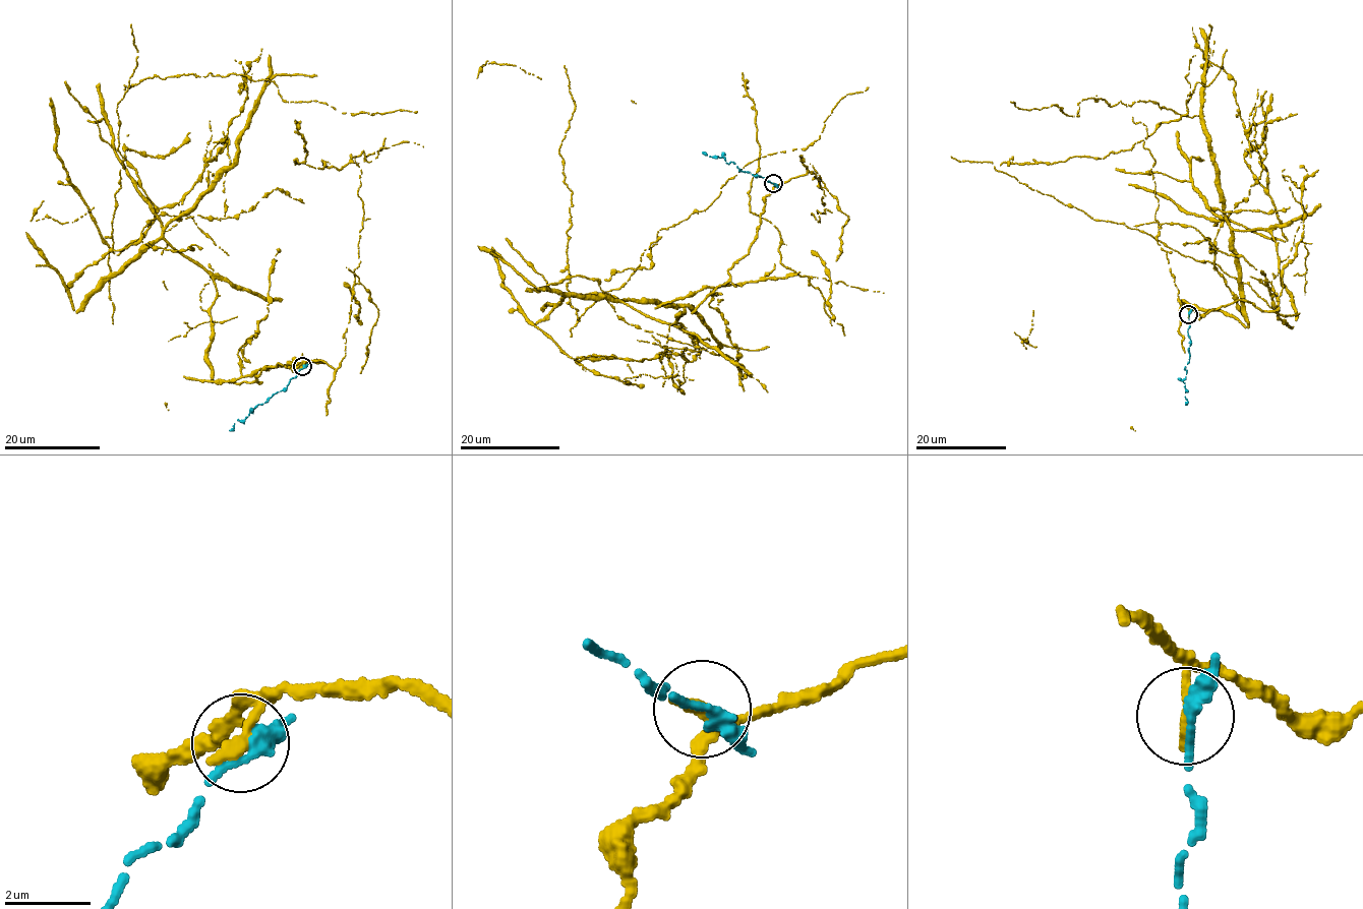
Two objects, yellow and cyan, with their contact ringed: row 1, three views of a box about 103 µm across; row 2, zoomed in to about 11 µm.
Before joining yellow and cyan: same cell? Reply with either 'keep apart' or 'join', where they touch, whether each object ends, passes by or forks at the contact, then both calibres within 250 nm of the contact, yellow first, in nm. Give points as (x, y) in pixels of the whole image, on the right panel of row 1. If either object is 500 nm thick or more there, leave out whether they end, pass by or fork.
keep apart; place (1188, 314); yellow ends; cyan passes by; calibres 320 and 320 nm

